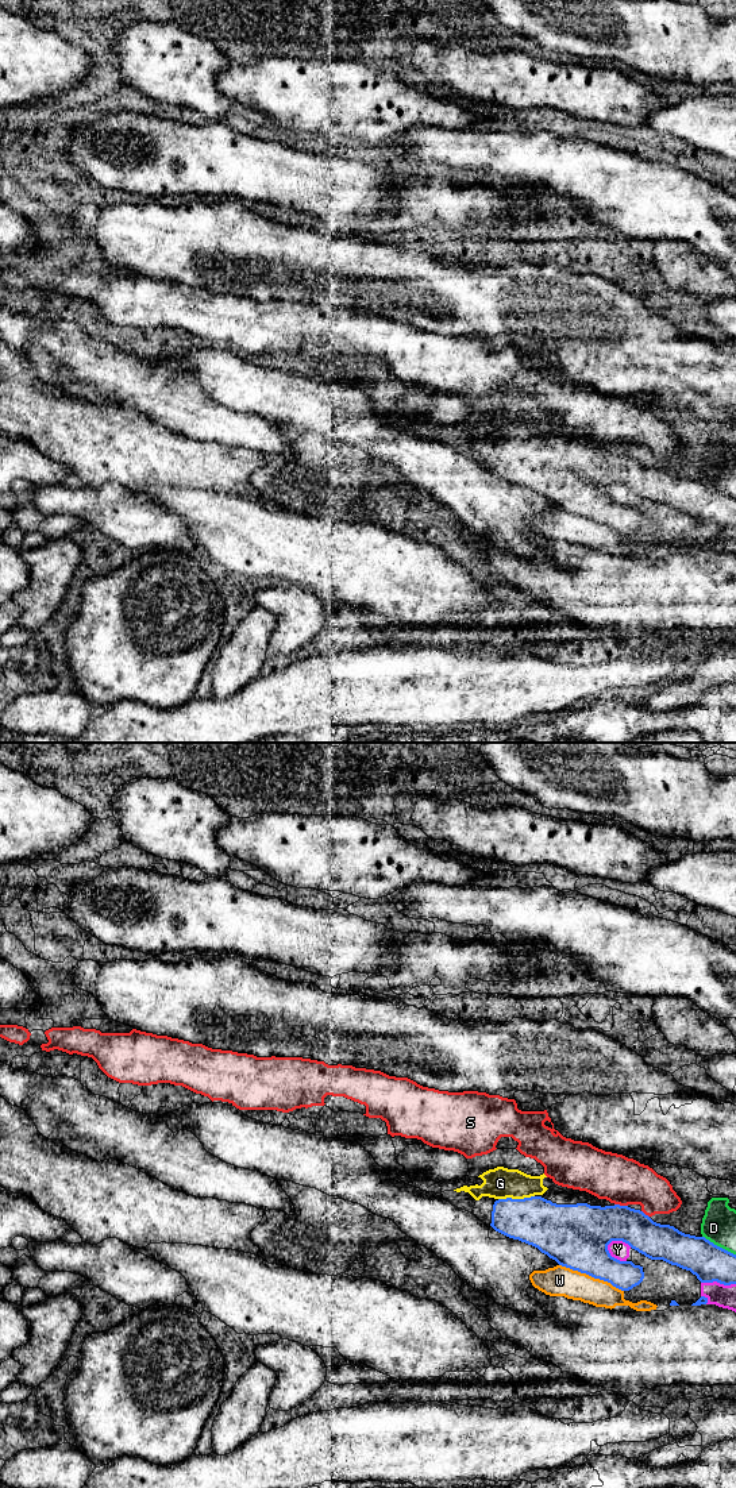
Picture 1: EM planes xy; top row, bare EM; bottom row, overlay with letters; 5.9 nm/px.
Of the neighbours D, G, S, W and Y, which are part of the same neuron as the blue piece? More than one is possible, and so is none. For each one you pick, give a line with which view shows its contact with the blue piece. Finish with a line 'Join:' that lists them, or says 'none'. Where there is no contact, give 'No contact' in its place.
G: Touches blue in xy
Join: G

